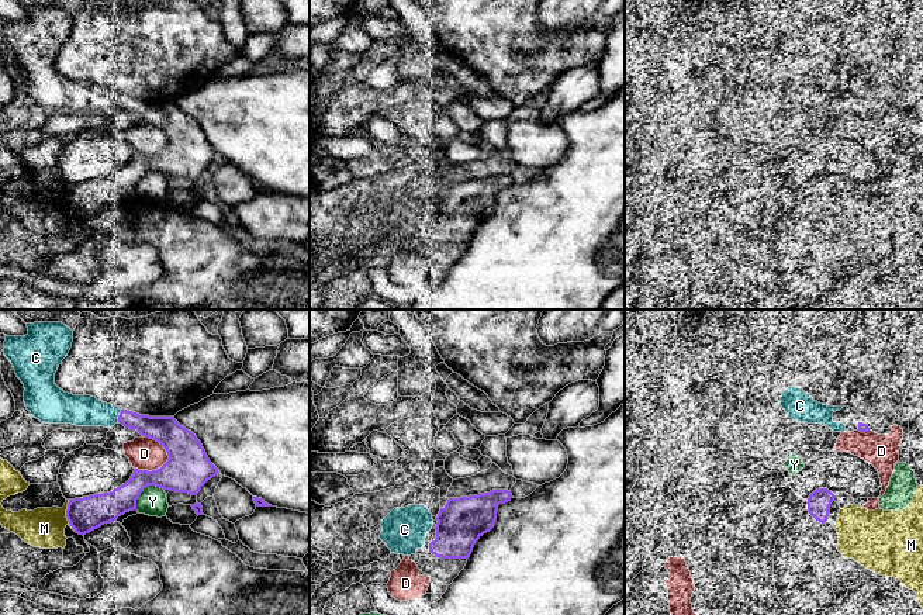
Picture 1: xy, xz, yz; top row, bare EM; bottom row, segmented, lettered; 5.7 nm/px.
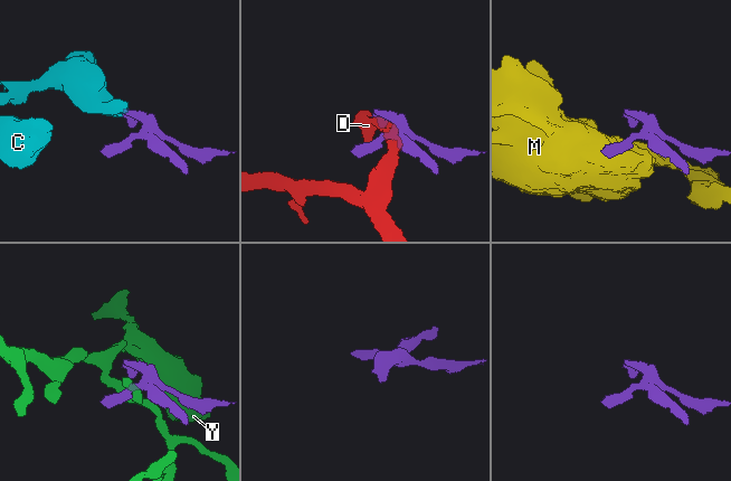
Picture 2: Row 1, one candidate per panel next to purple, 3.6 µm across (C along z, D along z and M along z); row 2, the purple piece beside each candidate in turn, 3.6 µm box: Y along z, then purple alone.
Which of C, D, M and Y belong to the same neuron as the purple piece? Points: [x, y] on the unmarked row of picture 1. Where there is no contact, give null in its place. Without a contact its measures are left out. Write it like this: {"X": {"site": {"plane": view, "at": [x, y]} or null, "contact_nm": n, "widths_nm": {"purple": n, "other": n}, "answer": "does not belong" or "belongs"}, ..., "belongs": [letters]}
{"C": {"site": {"plane": "xy", "at": [118, 100]}, "contact_nm": 80, "widths_nm": {"purple": 140, "other": 180}, "answer": "belongs"}, "D": {"site": {"plane": "xy", "at": [165, 132]}, "contact_nm": 220, "widths_nm": {"purple": 260, "other": 190}, "answer": "does not belong"}, "M": {"site": {"plane": "xy", "at": [66, 200]}, "contact_nm": 180, "widths_nm": {"purple": 200, "other": 220}, "answer": "does not belong"}, "Y": {"site": {"plane": "xy", "at": [144, 172]}, "contact_nm": 200, "widths_nm": {"purple": 240, "other": 160}, "answer": "does not belong"}, "belongs": ["C"]}

